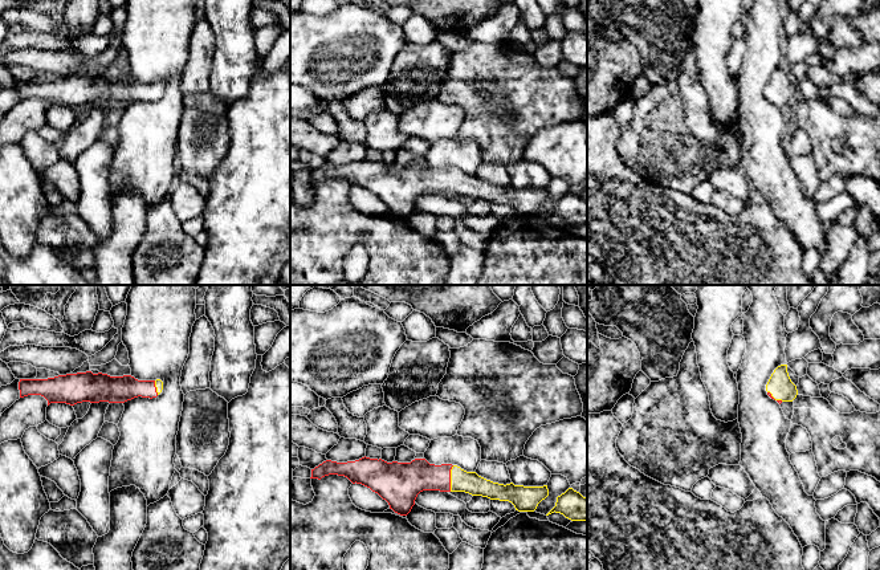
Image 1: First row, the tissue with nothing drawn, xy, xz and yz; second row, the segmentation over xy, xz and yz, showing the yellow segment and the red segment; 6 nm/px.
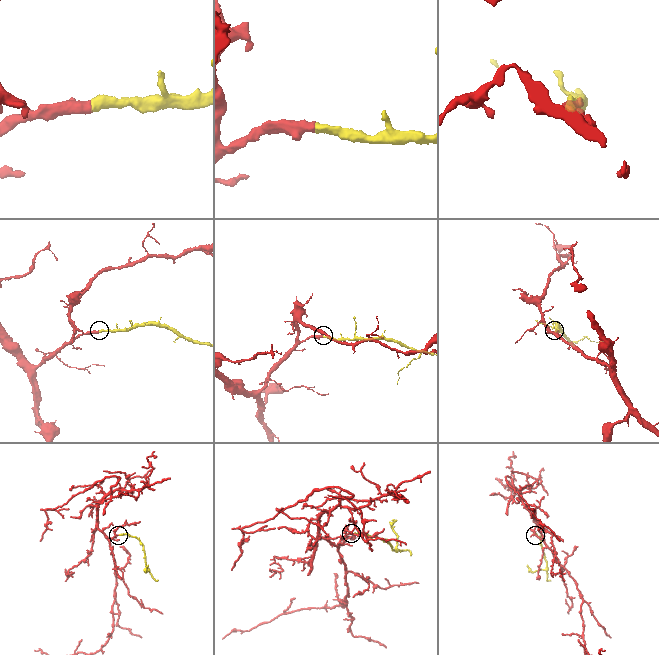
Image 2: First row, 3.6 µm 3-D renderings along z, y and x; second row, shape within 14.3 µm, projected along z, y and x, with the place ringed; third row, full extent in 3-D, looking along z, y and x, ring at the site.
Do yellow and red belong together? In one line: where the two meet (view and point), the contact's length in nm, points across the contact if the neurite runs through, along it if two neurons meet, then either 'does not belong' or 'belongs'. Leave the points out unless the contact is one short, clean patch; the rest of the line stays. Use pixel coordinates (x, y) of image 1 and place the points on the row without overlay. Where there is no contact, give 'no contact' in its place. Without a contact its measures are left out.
xz (451, 182) | 160 nm | belongs

